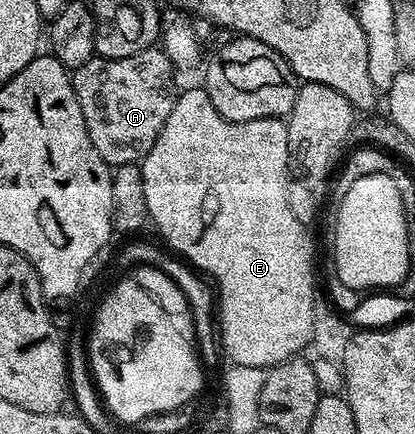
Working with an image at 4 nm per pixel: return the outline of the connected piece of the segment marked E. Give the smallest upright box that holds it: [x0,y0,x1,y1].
[141,88,314,368]

